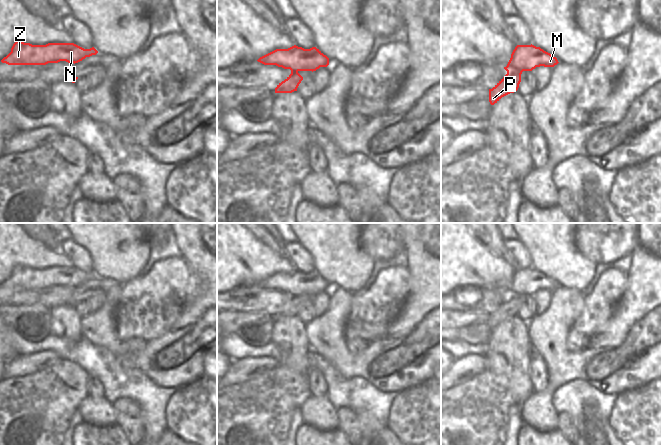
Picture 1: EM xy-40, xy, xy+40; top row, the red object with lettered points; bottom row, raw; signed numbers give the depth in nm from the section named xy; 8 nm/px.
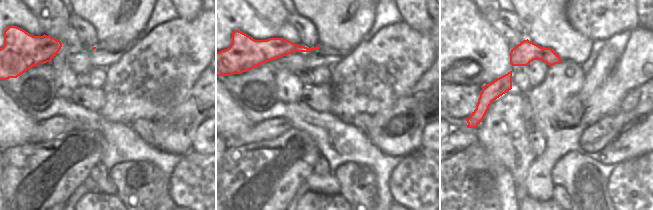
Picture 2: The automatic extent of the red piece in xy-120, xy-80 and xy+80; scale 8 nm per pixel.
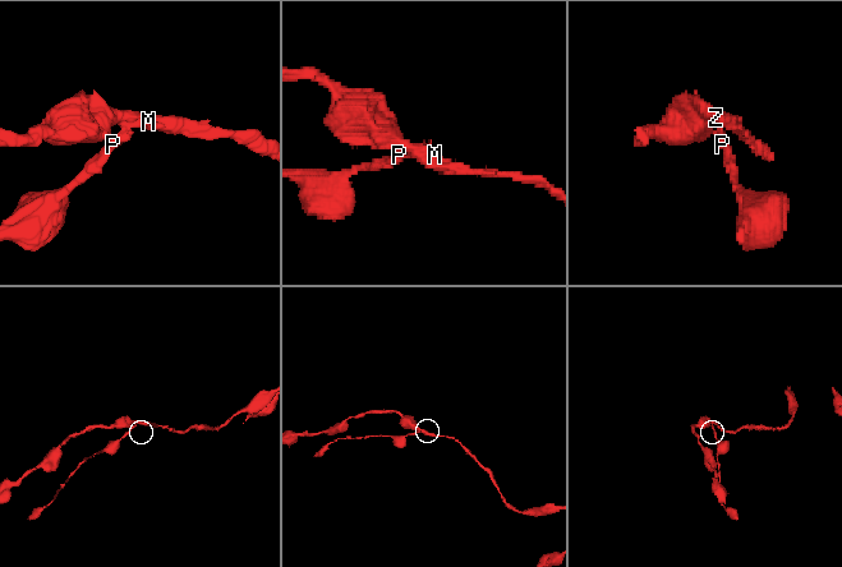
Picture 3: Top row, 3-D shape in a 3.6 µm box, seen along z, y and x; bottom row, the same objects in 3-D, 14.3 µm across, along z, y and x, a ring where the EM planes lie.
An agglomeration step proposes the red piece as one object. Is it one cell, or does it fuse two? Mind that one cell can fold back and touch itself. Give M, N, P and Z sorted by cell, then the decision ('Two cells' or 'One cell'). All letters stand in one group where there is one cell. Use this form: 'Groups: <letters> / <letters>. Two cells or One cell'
Groups: M N Z / P. Two cells

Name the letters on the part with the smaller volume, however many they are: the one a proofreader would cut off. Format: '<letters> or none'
P

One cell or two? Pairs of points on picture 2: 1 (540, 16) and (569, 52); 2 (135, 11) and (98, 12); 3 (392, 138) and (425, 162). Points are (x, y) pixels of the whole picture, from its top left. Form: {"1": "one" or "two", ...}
{"1": "one", "2": "one", "3": "two"}

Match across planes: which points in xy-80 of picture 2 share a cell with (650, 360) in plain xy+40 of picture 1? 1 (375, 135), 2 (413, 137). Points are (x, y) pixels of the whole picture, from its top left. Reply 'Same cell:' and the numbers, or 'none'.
Same cell: 1, 2

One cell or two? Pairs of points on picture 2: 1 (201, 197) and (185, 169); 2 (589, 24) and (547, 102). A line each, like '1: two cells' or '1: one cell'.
1: one cell
2: two cells

